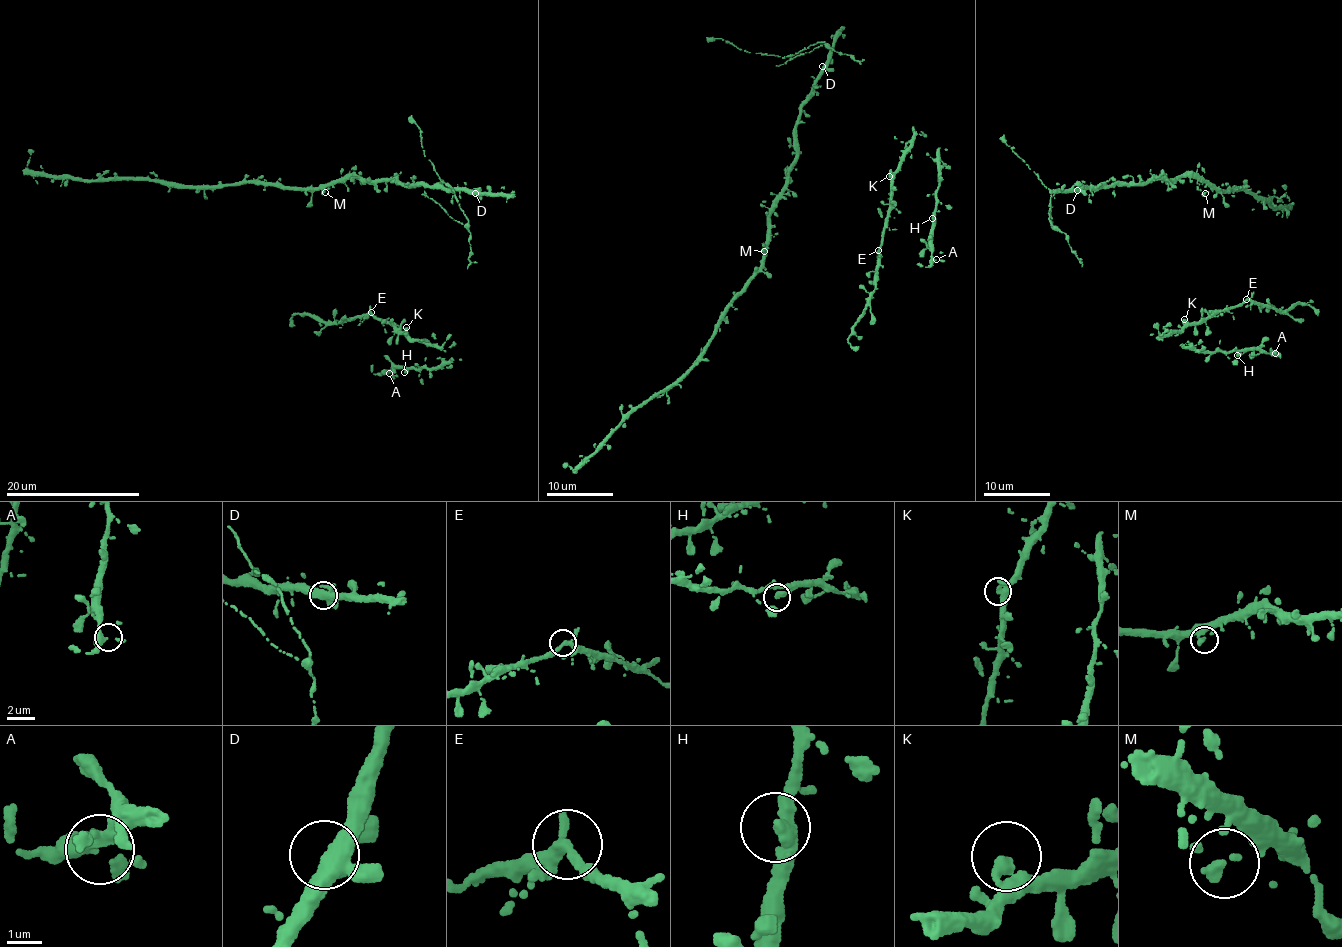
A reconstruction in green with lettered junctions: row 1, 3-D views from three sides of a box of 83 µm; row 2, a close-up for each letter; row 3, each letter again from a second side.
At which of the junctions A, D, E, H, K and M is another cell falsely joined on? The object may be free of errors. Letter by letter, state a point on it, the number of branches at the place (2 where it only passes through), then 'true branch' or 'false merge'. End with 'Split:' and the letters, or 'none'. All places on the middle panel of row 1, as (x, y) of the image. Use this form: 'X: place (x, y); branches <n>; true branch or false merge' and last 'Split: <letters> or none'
A: place (936, 259); branches 3; true branch
D: place (822, 66); branches 4; true branch
E: place (878, 250); branches 3; true branch
H: place (932, 218); branches 2; true branch
K: place (889, 176); branches 2; true branch
M: place (764, 251); branches 2; true branch
Split: none

